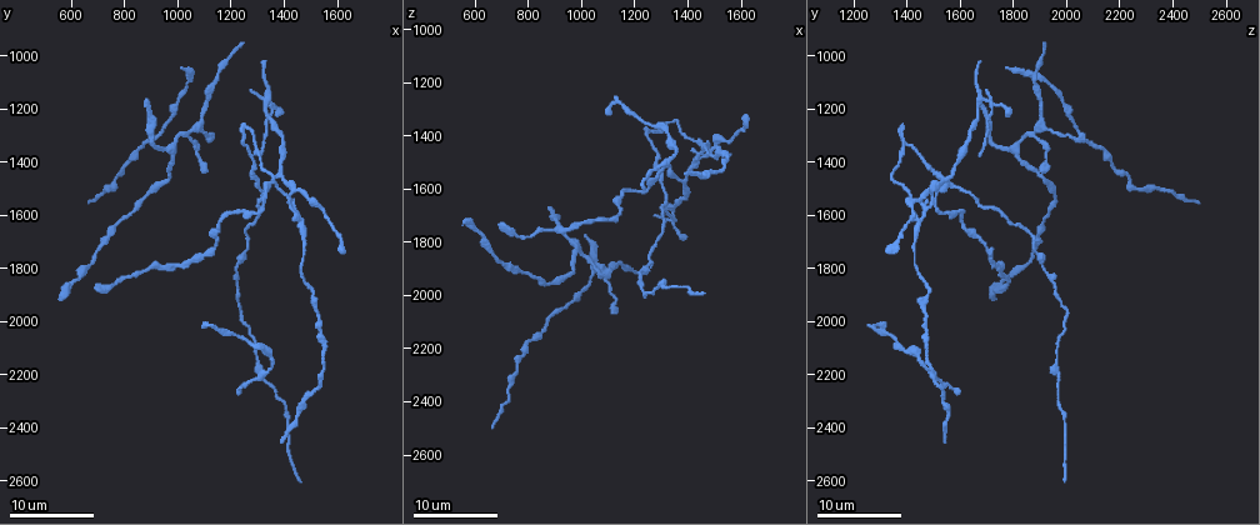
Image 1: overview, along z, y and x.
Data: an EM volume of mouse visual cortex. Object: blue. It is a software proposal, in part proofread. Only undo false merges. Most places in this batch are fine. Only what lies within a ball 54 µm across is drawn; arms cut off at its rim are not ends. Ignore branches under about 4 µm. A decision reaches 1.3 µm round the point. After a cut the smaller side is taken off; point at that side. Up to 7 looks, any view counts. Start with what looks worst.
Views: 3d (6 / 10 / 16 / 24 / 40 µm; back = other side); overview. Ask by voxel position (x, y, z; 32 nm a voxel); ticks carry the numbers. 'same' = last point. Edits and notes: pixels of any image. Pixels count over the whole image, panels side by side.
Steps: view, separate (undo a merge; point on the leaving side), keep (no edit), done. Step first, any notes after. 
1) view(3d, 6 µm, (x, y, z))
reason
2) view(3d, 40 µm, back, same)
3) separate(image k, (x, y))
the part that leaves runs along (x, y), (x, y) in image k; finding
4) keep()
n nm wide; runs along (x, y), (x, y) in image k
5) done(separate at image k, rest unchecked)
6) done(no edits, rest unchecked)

view(3d, 16 µm, (1390, 1440, 1570))

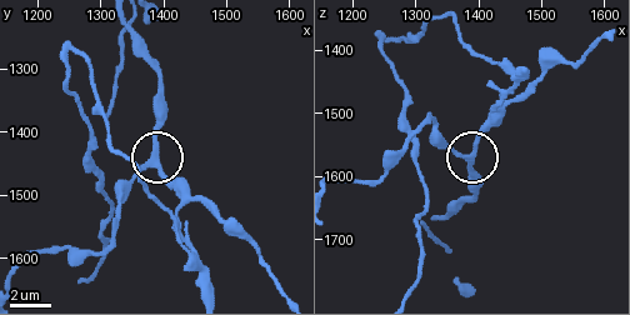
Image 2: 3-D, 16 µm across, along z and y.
view(3d, 6 µm, (1385, 1440, 1570))
closer look

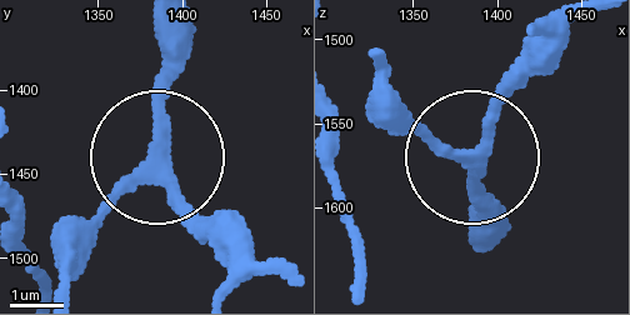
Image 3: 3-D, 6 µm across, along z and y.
keep()
240 nm wide; runs along (58, 281), (148, 160), (165, 26) in image 3; continuous, no second neuron

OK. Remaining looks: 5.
view(3d, 16 µm, (1350, 1160, 1690))
three arms meet

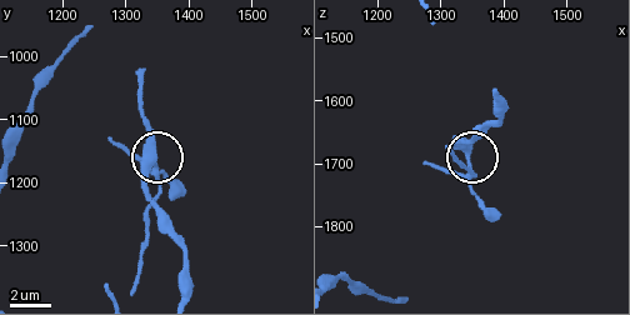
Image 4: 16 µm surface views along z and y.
view(3d, 10 µm, same)
zoom in

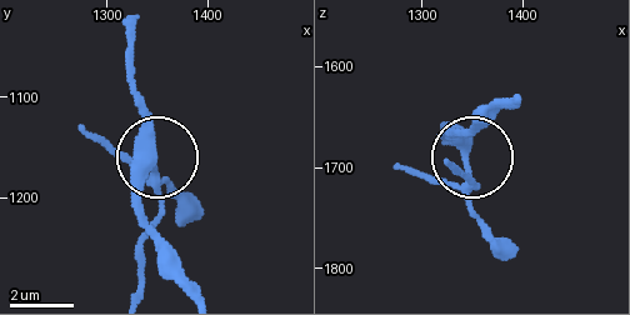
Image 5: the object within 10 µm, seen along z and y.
keep()
side arm 5 µm; runs along (191, 288), (141, 199), (151, 151), (133, 95), (133, 65) in image 5; continuous, no second neuron

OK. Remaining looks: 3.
view(3d, 16 µm, (1460, 1630, 1440))
three-way junction

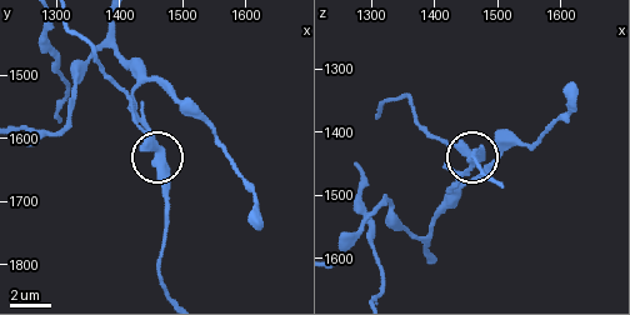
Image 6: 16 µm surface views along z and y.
view(3d, 6 µm, same)

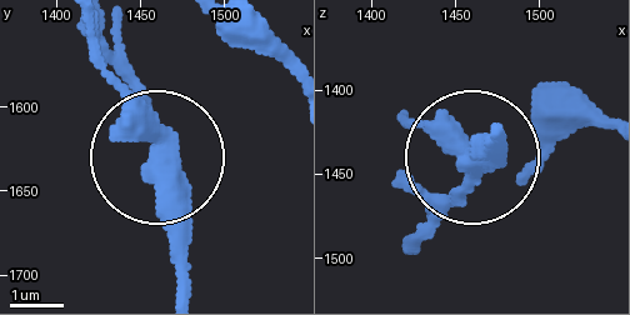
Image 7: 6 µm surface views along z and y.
separate(image 7, (124, 114))
370 nm wide; the part that leaves runs along (174, 159), (93, 29) in image 7; a second neuron is stuck on

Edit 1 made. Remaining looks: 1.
done(separate at image 7, rest unchecked)

